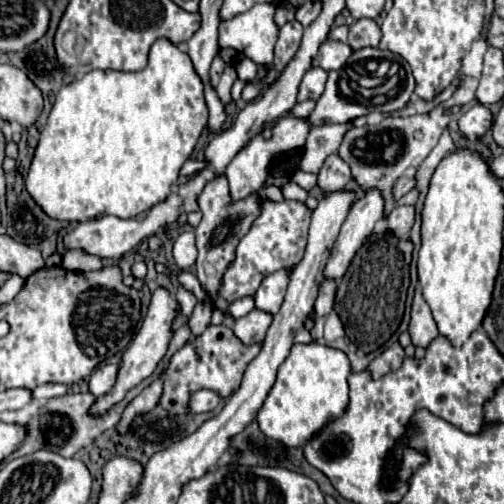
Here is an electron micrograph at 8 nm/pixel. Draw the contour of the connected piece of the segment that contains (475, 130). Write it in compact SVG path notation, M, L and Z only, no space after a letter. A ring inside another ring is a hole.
M476 104L458 120L458 126L468 138L484 136L486 130L492 126L492 112L484 104Z

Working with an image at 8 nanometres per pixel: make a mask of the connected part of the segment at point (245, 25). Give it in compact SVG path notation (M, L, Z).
M256 4L230 20L220 22L220 48L234 48L240 56L264 64L266 68L274 58L274 44L278 26L274 24L274 4Z

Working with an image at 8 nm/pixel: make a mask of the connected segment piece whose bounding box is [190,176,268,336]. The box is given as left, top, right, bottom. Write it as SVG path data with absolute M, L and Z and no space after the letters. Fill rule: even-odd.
M224 176L212 180L200 194L198 204L200 204L200 212L202 212L202 220L196 226L194 234L196 234L196 248L198 248L198 260L196 260L196 276L200 280L202 290L208 296L208 302L198 302L192 316L190 316L190 328L194 336L200 336L208 324L210 324L210 316L214 310L214 302L218 298L218 290L222 286L222 276L226 272L226 268L232 264L234 260L234 252L238 246L238 240L250 230L252 222L258 218L258 212L262 210L262 202L266 202L268 198L262 192L252 192L250 196L234 202L230 200L230 192L228 192L228 180Z

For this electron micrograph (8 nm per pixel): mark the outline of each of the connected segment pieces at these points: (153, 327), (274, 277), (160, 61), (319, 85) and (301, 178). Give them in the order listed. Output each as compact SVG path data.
M156 288L154 294L152 294L152 300L150 300L150 306L148 306L148 314L144 318L144 324L142 324L140 332L136 334L136 338L132 340L132 344L128 346L128 350L122 356L120 370L118 370L118 380L116 380L114 388L108 394L104 394L104 396L100 396L96 400L96 404L92 406L92 412L94 414L104 414L106 410L110 410L110 406L116 404L116 402L120 402L130 388L138 386L144 378L148 378L156 370L158 362L166 356L168 344L170 344L170 340L174 336L172 322L176 320L176 316L178 316L178 302L176 302L174 294L170 294L166 288Z
M282 268L278 272L272 272L270 276L266 276L266 280L262 280L258 292L254 294L256 300L256 308L266 310L270 314L276 314L278 308L282 306L284 294L286 294L286 286L290 280L290 272L288 268Z
M166 38L156 40L144 70L92 70L58 92L26 176L26 190L56 220L86 222L102 214L134 218L170 194L182 164L192 154L206 124L204 84L194 72L190 56Z
M310 68L302 82L300 82L300 90L298 90L298 102L304 100L318 100L324 92L324 84L326 84L328 74L322 68Z
M296 170L296 172L292 174L292 180L294 180L300 188L304 188L304 190L310 190L310 188L316 186L316 174L306 174L306 172Z

